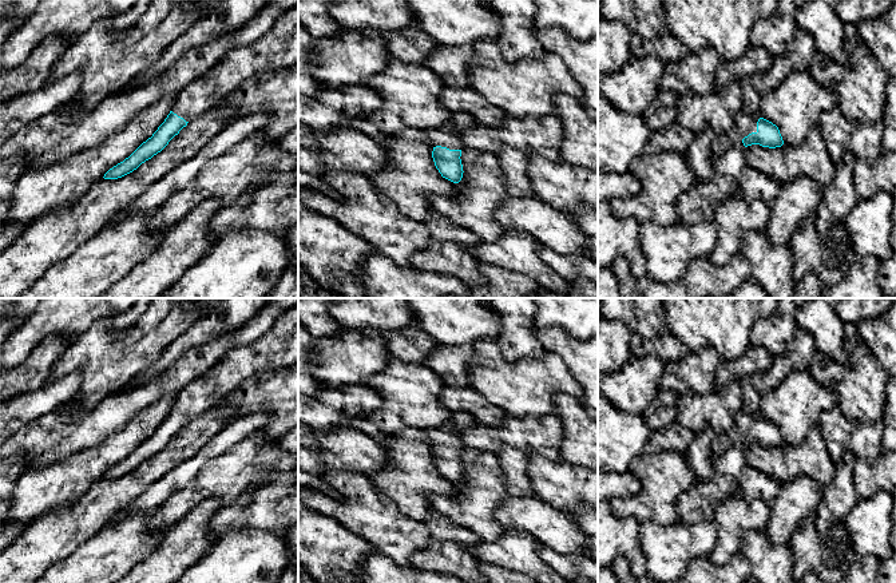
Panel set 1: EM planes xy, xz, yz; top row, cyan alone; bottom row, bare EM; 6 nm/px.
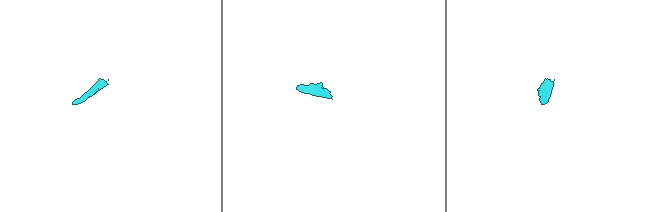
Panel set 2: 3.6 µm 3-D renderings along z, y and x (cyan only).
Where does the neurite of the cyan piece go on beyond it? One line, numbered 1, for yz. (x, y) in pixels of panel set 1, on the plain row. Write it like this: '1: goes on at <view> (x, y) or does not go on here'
1: goes on at yz (745, 423)

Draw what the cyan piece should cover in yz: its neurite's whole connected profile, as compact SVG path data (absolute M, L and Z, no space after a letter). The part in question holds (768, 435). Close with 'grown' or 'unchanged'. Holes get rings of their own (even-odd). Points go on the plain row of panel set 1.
M740 411L736 415L736 427L733 429L736 436L742 436L745 447L760 444L762 447L776 448L784 444L780 429L772 421L760 417L758 413L748 413Z | grown

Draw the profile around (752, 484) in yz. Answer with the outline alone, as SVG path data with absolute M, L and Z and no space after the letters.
M746 465L738 479L737 492L748 499L761 499L773 504L781 487L772 476Z

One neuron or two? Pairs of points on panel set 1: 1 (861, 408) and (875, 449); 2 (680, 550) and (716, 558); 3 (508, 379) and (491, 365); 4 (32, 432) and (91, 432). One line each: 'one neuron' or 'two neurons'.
1: two neurons
2: two neurons
3: one neuron
4: one neuron

